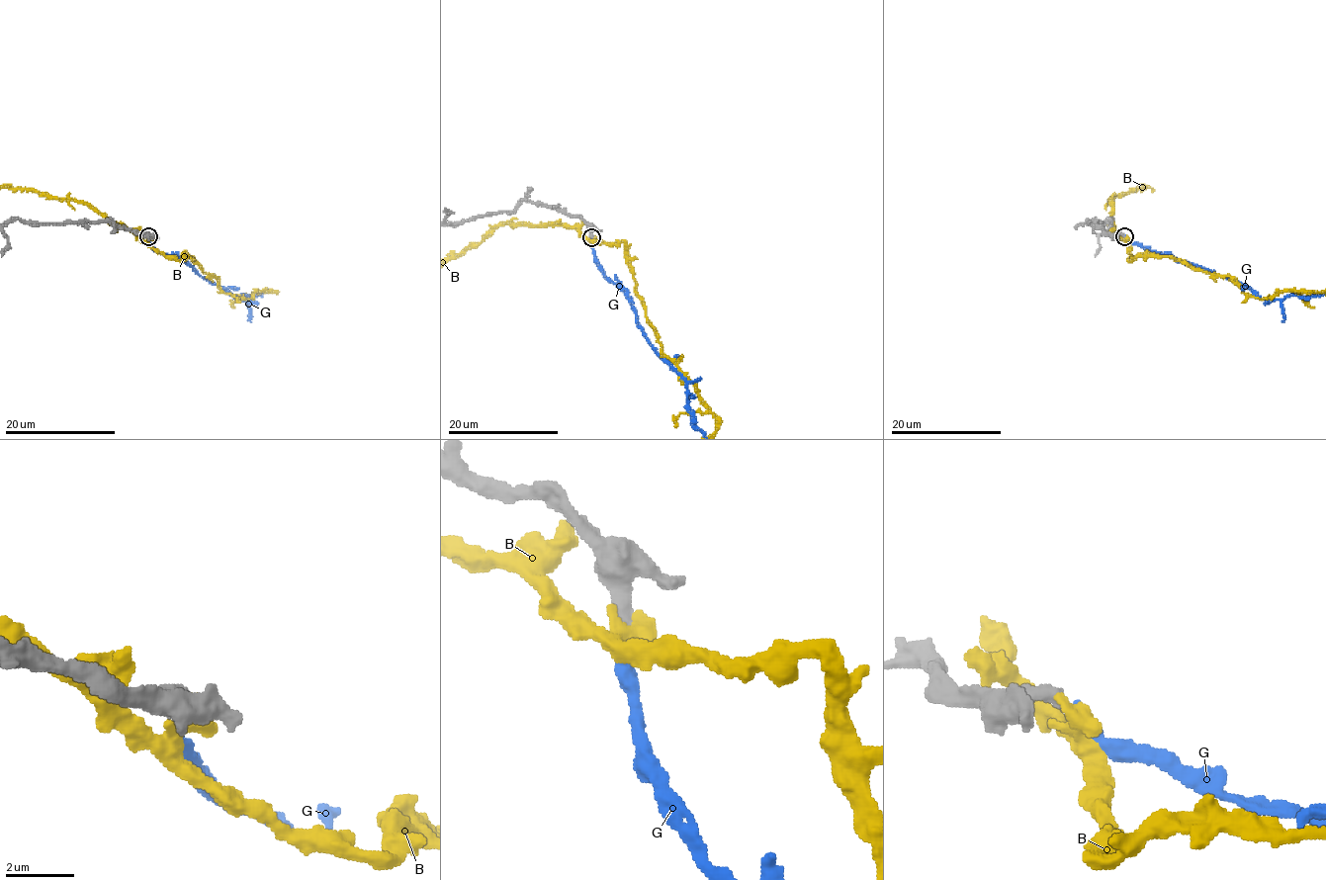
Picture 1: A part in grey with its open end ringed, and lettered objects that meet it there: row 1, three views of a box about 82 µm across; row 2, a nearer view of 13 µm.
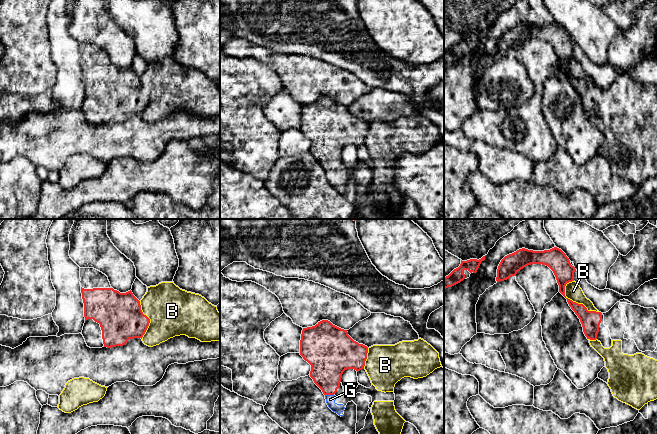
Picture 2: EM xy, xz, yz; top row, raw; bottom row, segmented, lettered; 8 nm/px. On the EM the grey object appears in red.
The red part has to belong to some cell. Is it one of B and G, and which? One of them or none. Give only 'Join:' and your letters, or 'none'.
Join: G

